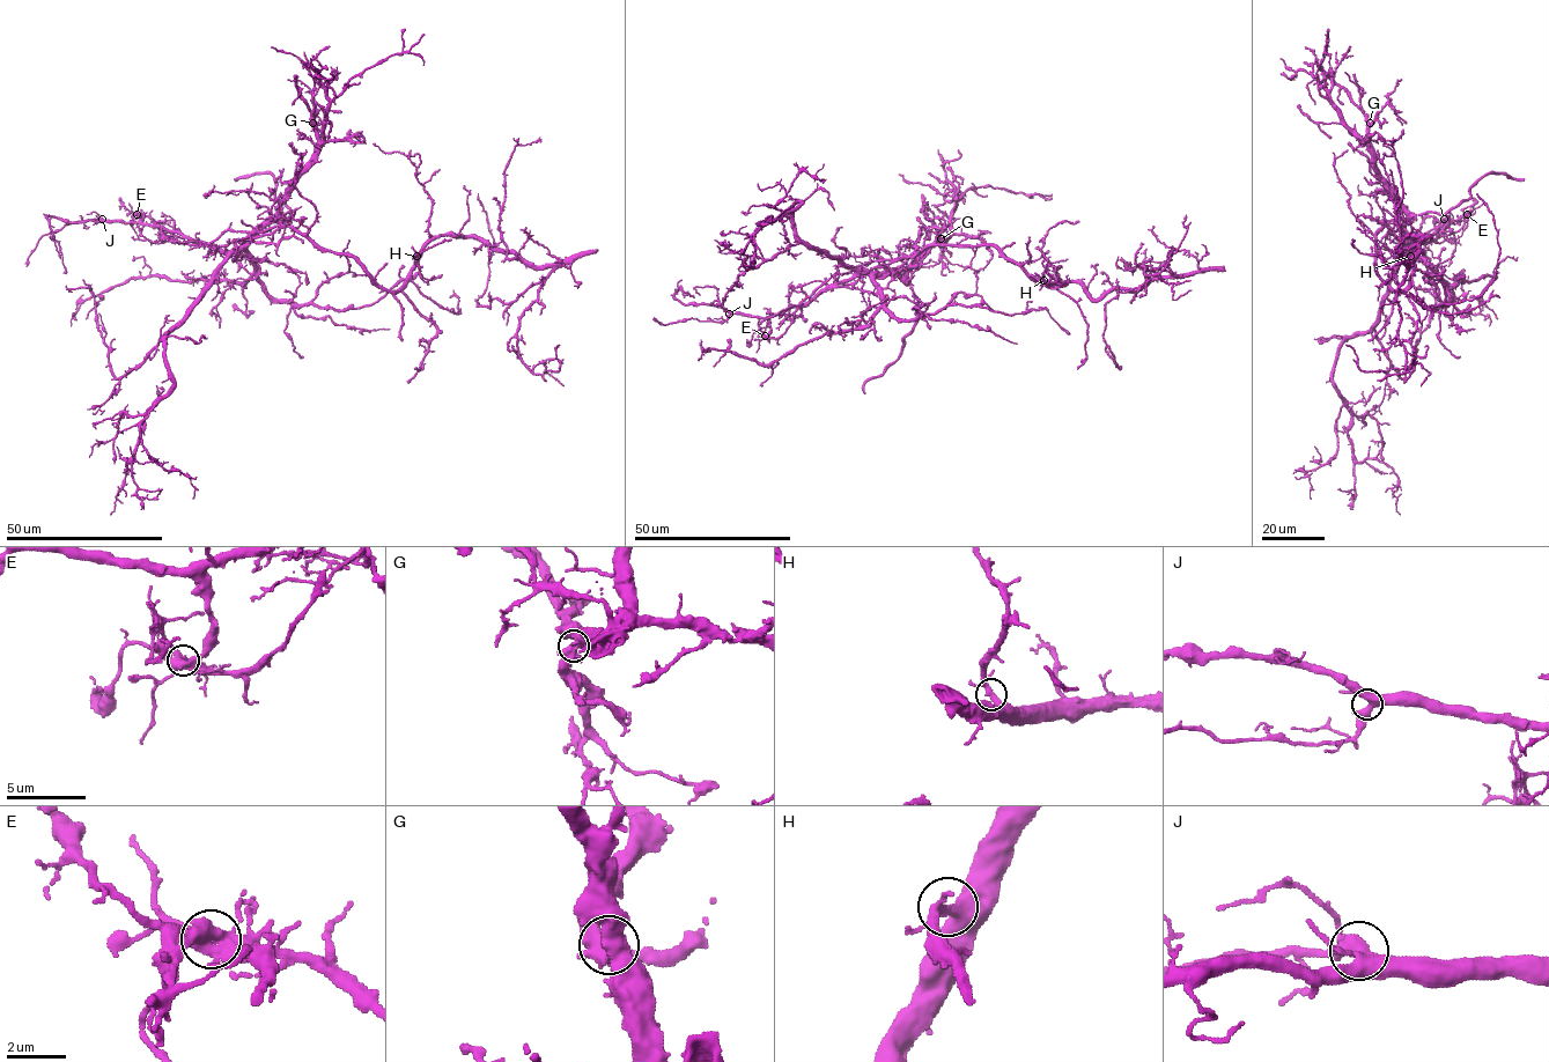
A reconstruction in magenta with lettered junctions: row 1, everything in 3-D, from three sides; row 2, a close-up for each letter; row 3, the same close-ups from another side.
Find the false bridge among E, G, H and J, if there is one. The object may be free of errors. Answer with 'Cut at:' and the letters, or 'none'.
Cut at: E

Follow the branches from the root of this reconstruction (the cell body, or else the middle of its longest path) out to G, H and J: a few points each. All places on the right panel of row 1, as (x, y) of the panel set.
G: (1377, 267), (1377, 235), (1389, 223), (1404, 219), (1406, 213), (1376, 163), (1369, 141), (1370, 123)
H: (1377, 267), (1377, 273), (1392, 289), (1402, 290), (1413, 274), (1410, 256)
J: (1377, 267), (1376, 236), (1385, 226), (1398, 238), (1417, 246), (1447, 223), (1444, 219)

